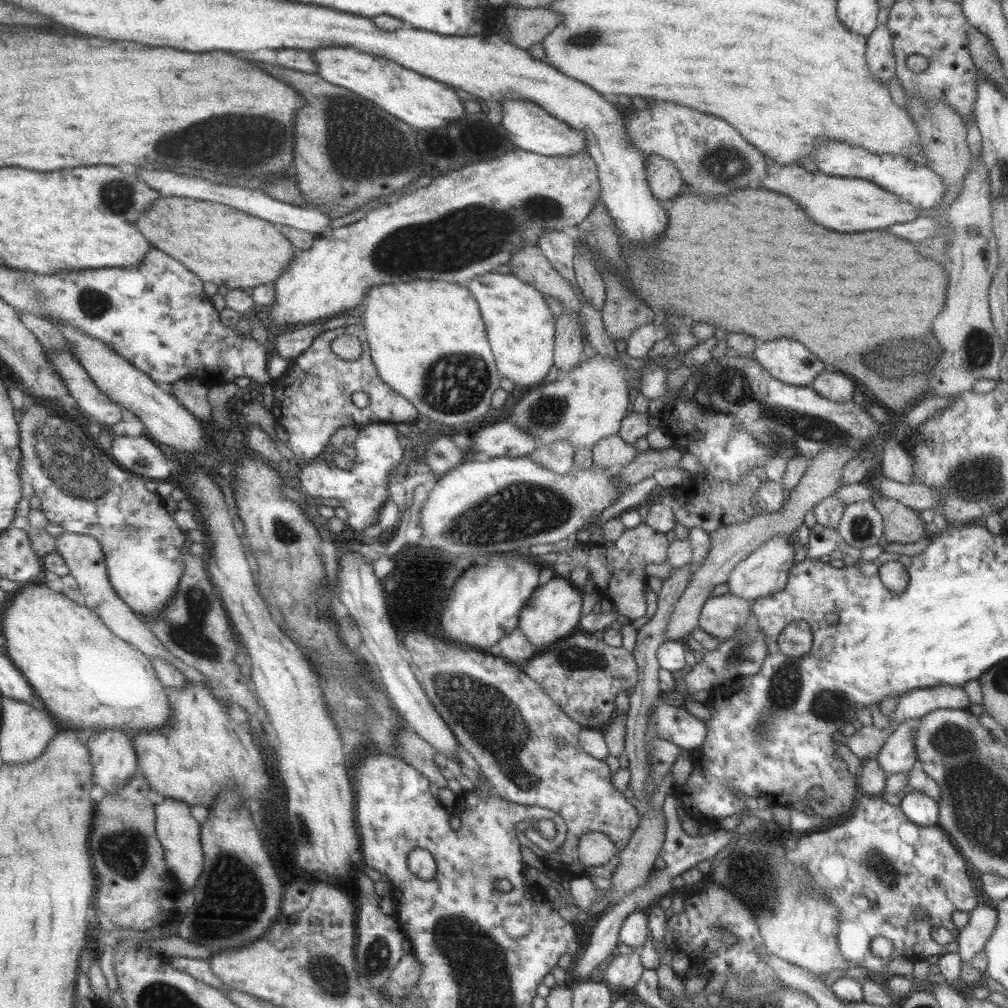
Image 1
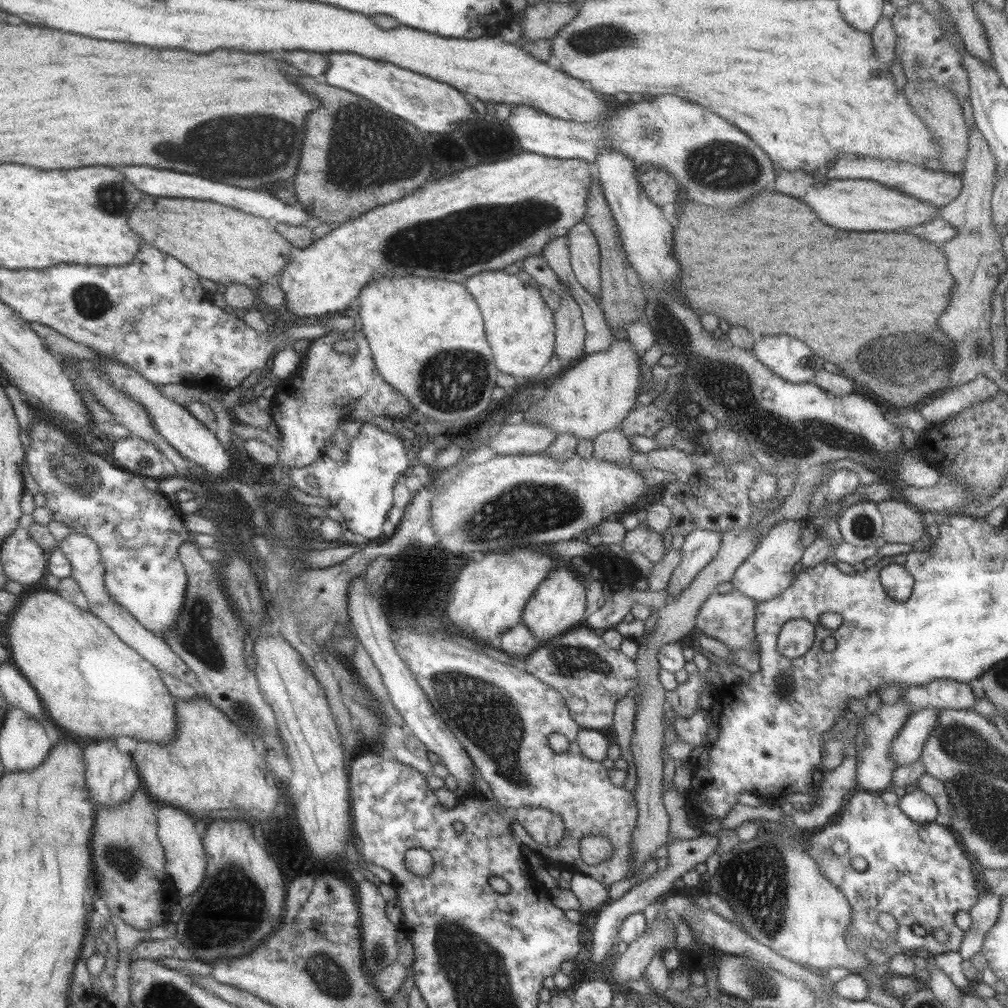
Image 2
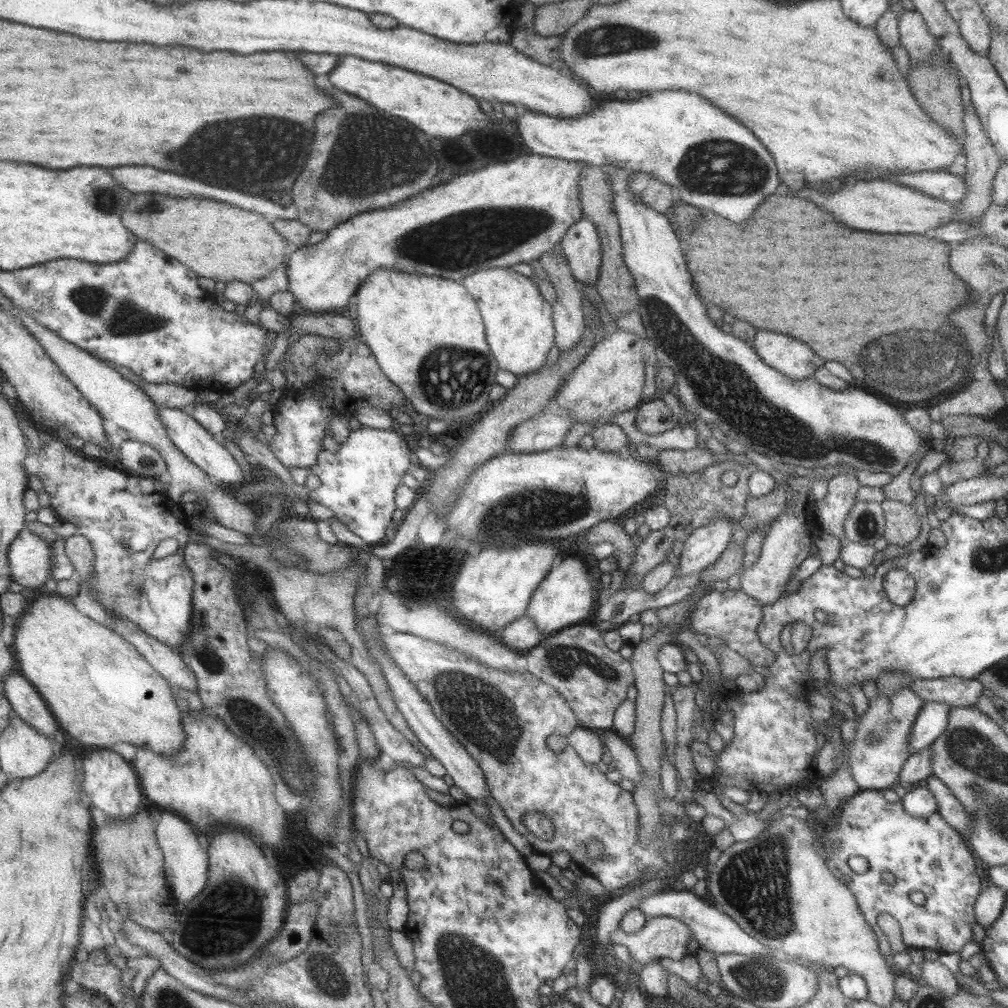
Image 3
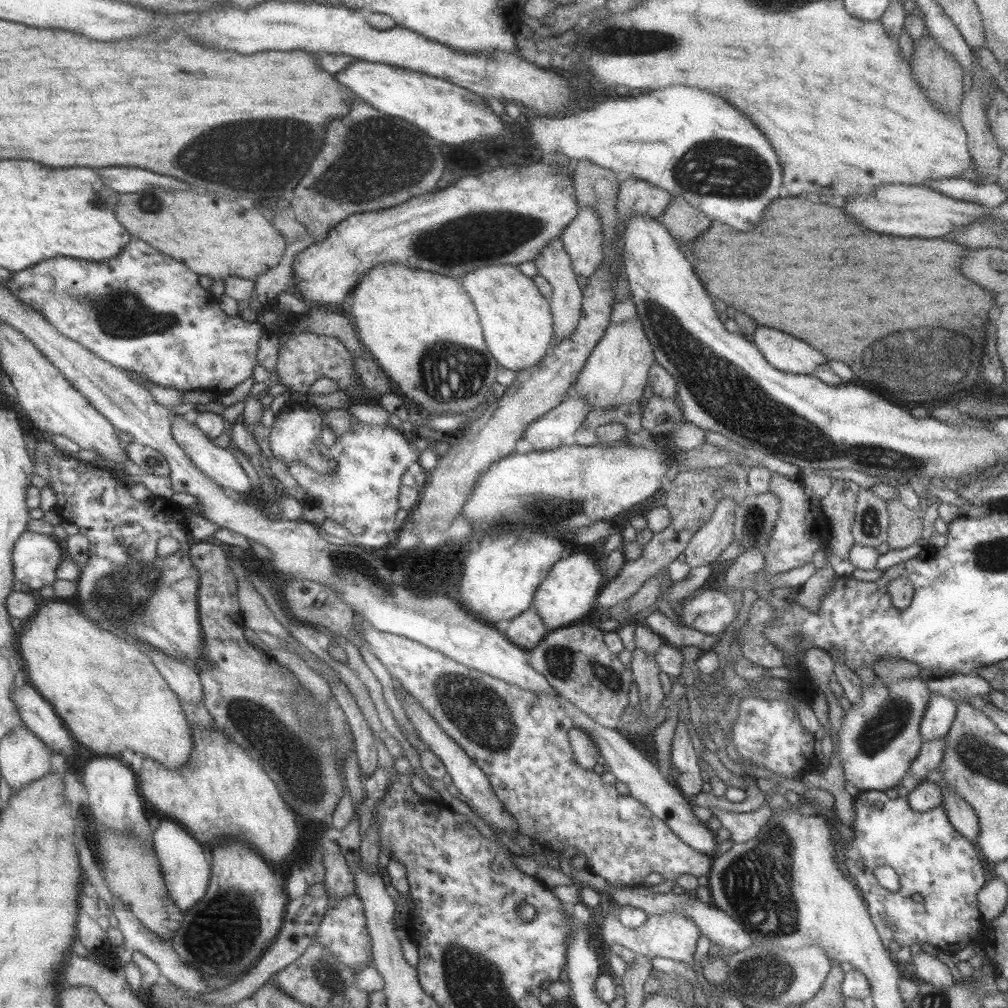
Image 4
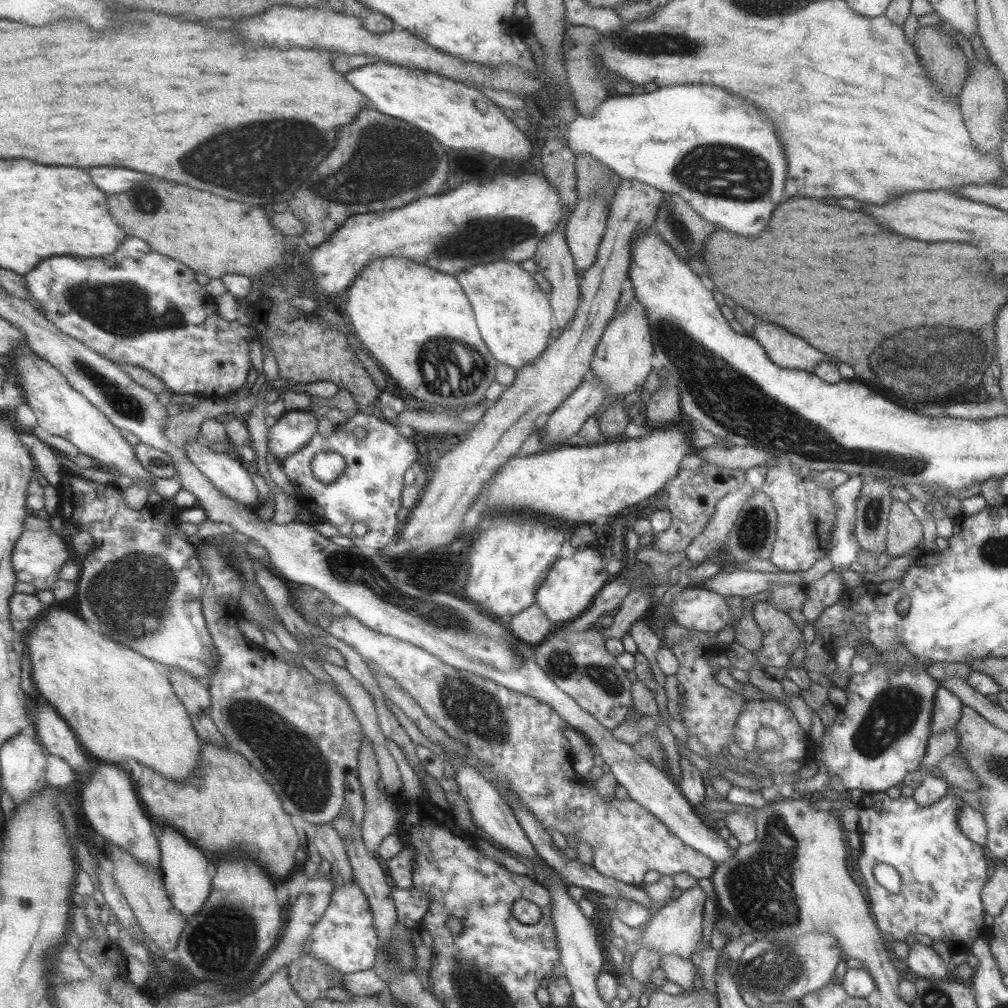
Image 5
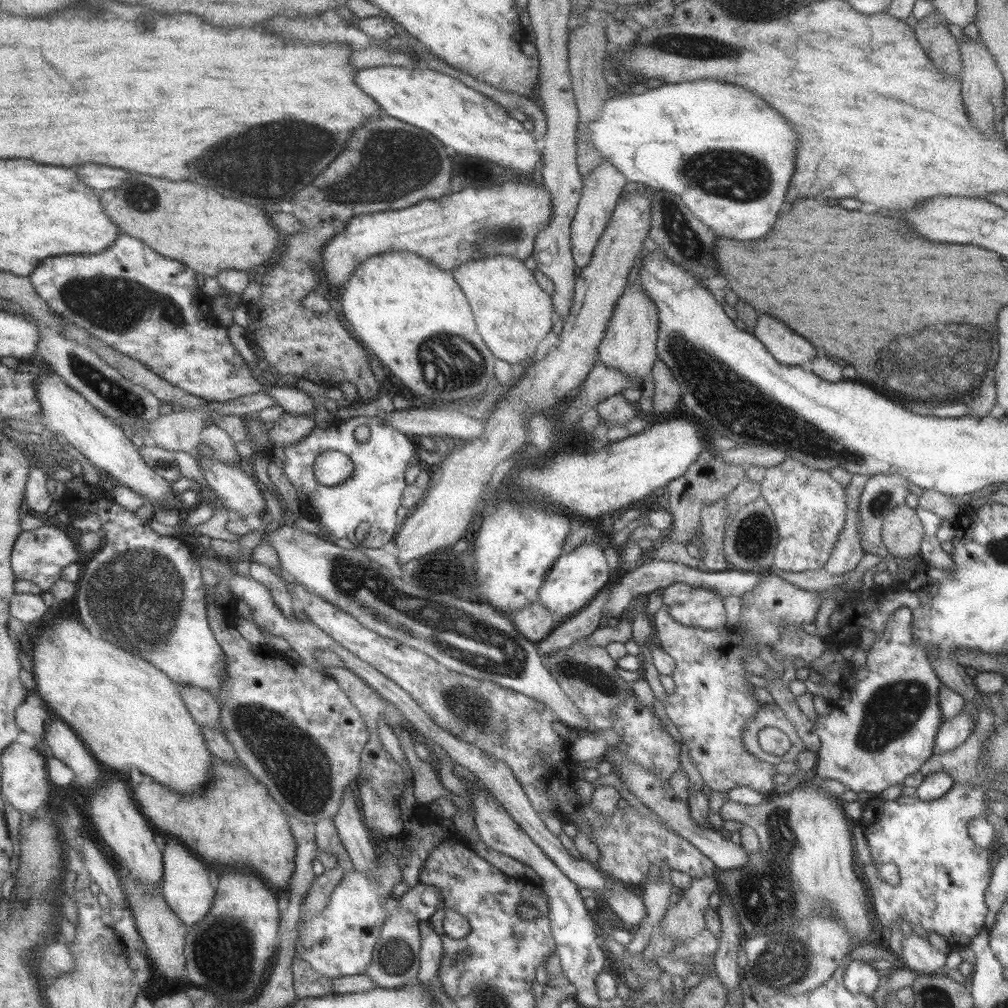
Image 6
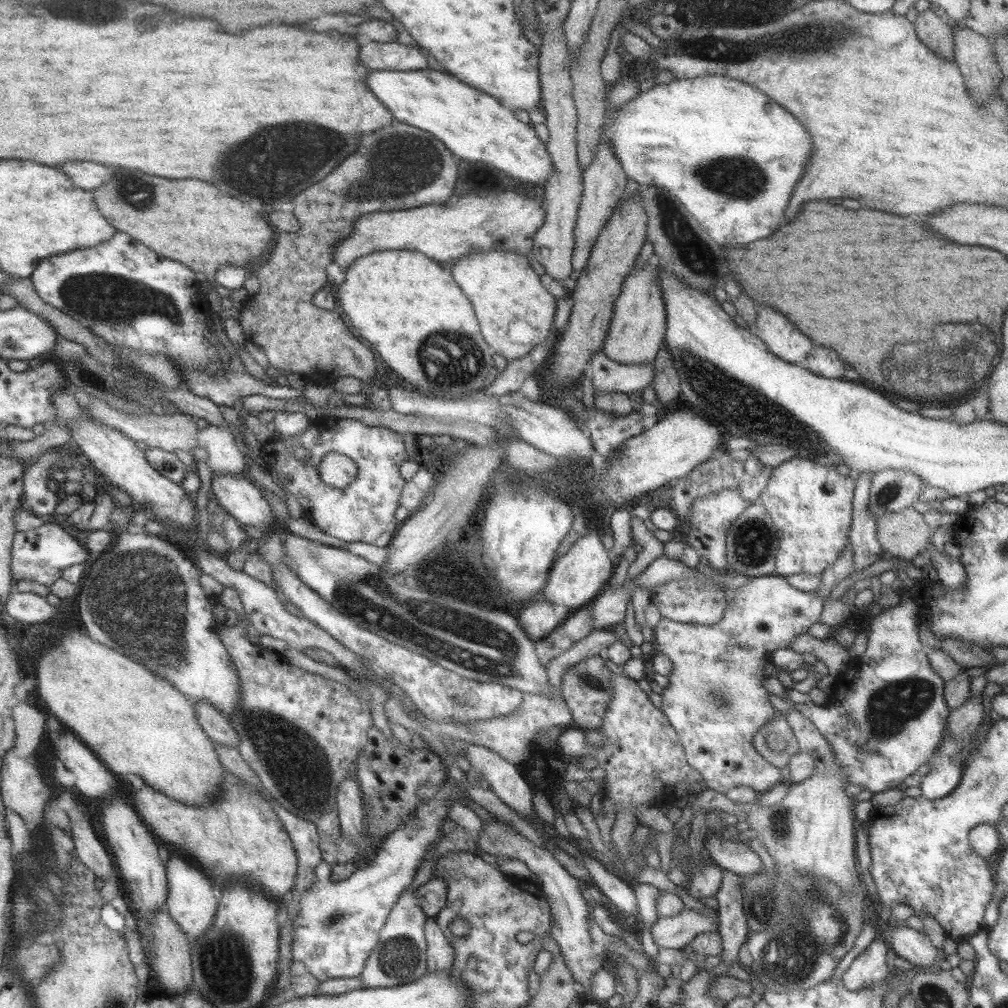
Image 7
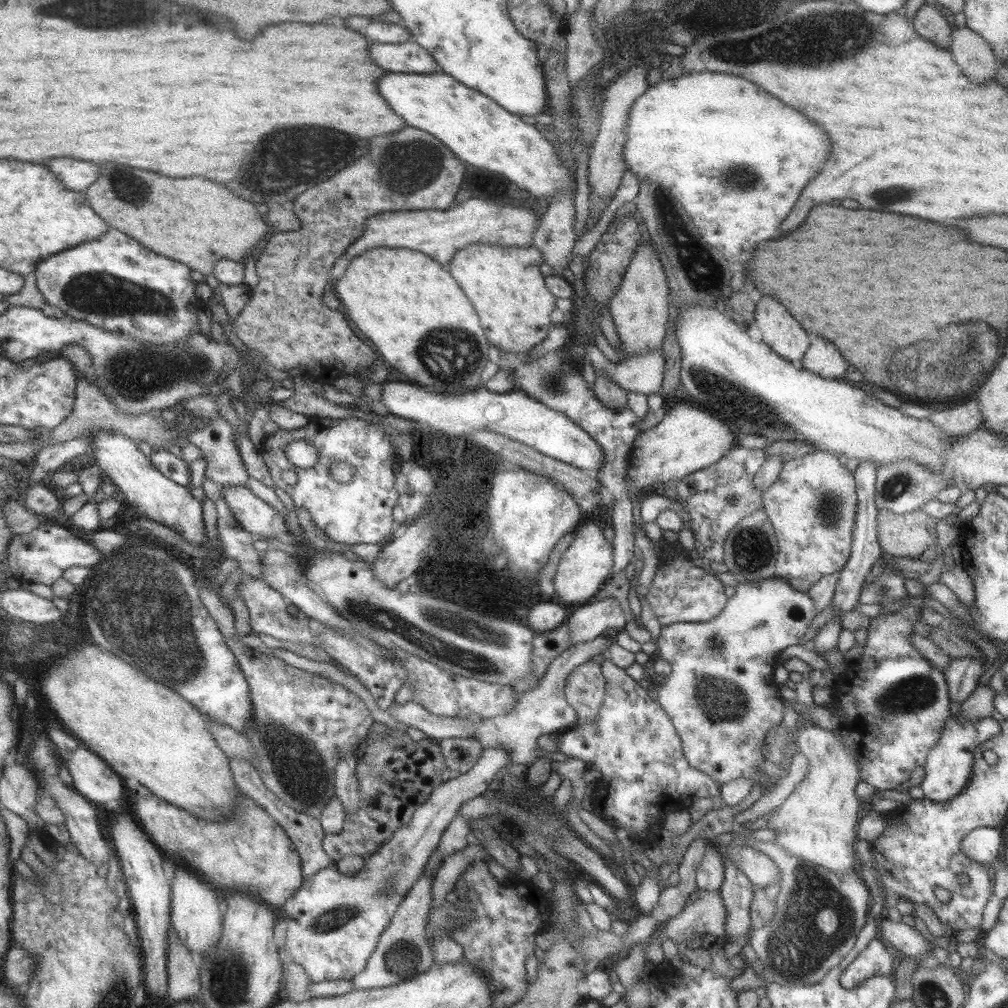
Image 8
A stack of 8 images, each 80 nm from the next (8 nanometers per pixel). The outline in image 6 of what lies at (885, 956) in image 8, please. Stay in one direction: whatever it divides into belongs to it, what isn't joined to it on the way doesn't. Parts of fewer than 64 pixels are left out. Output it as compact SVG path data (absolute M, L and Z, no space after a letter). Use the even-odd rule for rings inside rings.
M852 961L842 974L842 985L851 994L866 994L870 996L881 984L878 971L869 965L869 962Z

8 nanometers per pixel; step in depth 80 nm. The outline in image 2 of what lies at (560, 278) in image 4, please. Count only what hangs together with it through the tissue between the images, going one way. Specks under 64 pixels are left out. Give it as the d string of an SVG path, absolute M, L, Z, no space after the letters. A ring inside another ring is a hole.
M564 288L560 305L554 311L554 354L563 368L571 366L584 355L584 324L578 304Z

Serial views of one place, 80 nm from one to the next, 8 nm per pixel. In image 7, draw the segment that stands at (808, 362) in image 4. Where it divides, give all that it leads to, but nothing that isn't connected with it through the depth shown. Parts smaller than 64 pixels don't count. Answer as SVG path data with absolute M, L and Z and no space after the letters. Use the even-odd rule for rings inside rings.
M761 308L754 322L756 336L765 344L769 352L788 363L799 363L811 352L811 342L799 330L793 328L779 312L771 308Z

